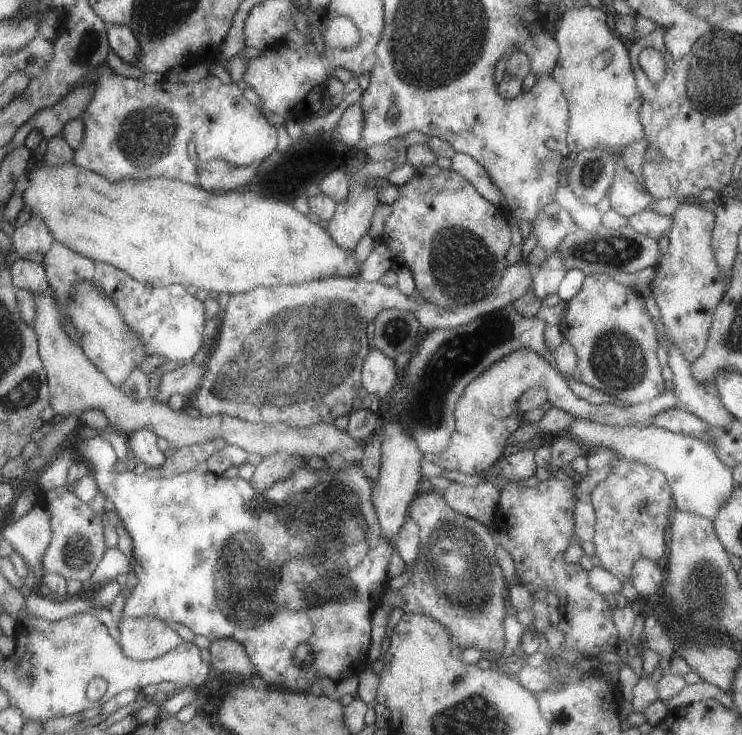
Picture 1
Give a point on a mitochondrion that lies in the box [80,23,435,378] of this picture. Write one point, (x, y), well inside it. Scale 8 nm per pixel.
(146, 136)

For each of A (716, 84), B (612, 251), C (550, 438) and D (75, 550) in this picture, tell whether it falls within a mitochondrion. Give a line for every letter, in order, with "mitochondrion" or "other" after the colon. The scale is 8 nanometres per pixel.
A: mitochondrion
B: mitochondrion
C: other
D: mitochondrion

